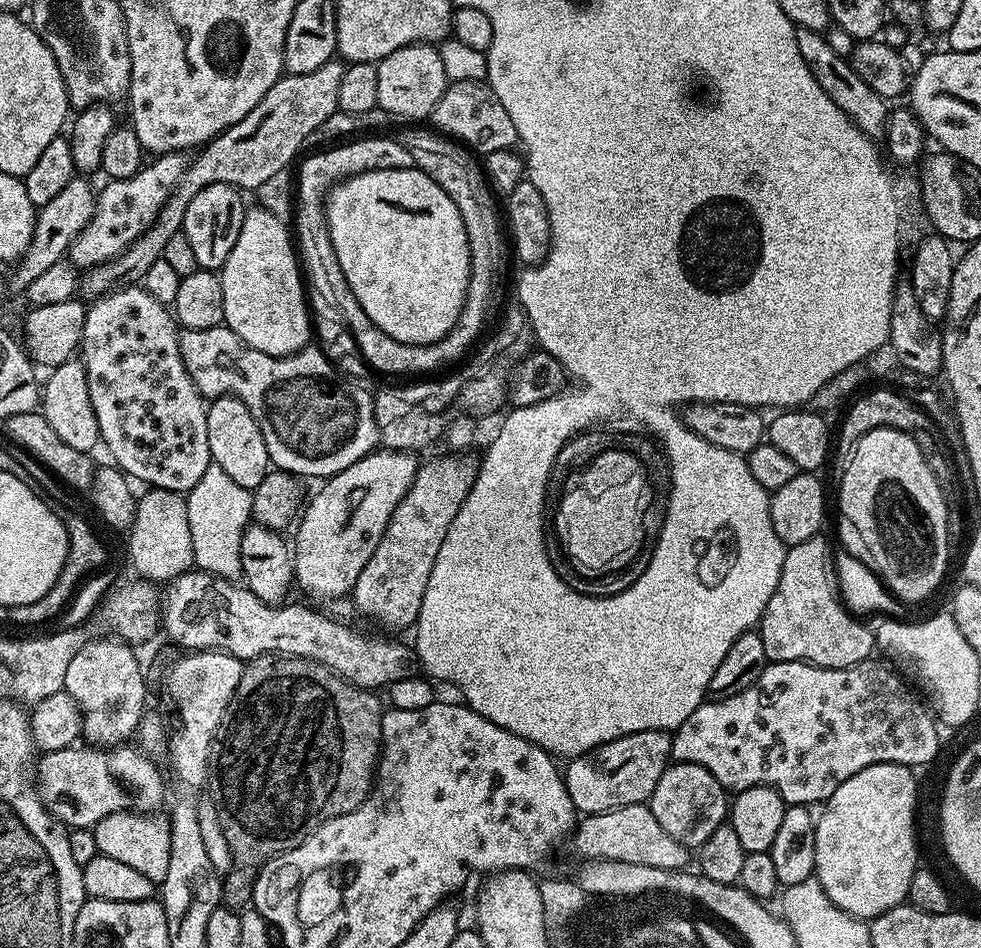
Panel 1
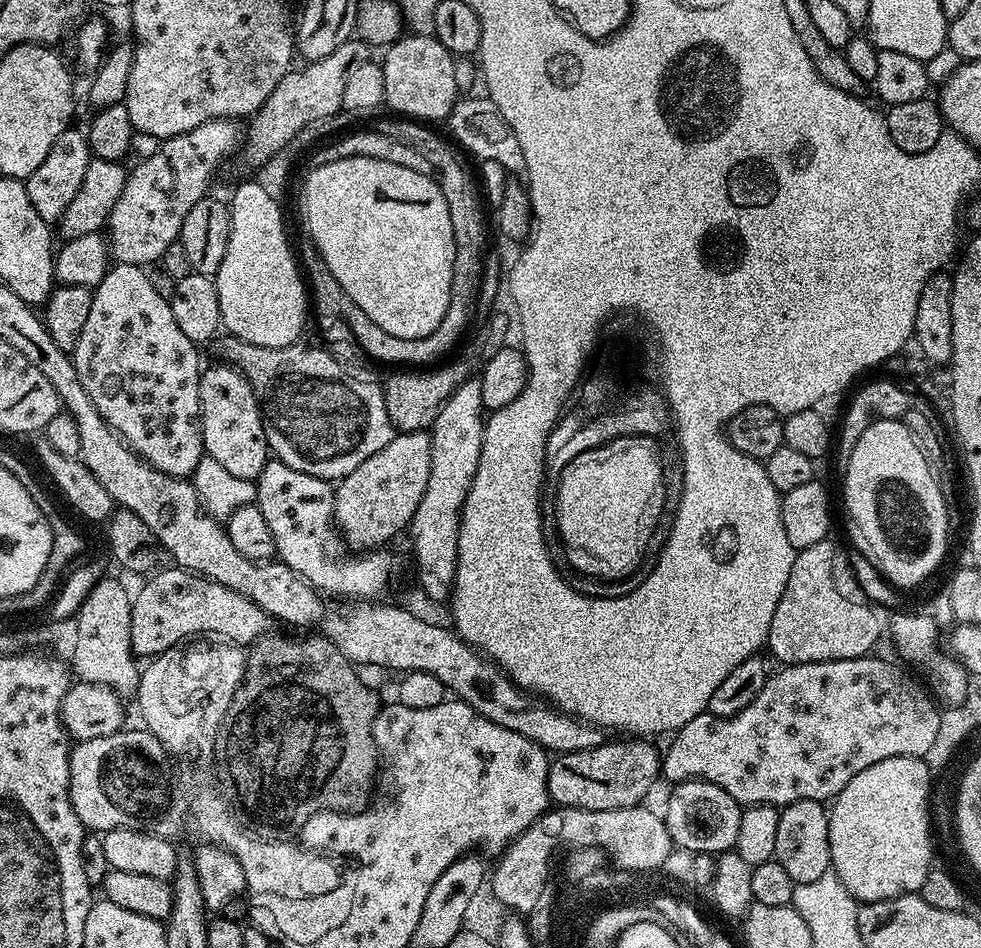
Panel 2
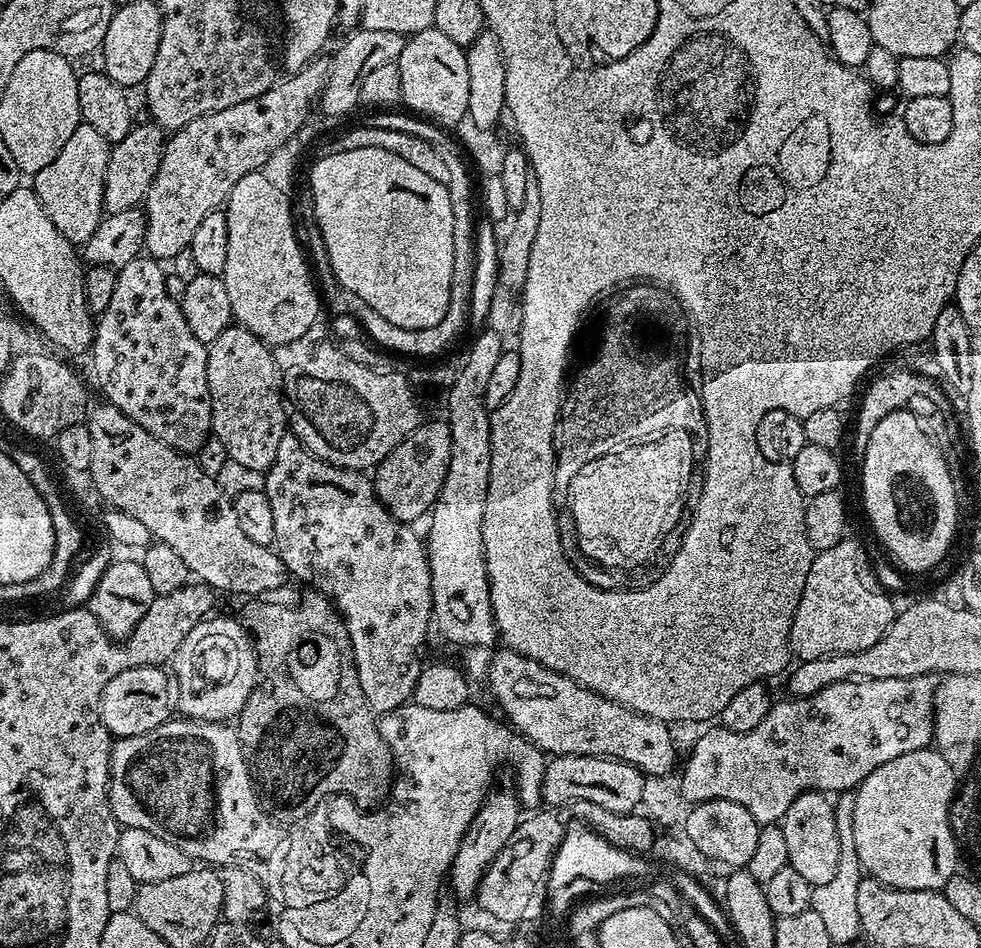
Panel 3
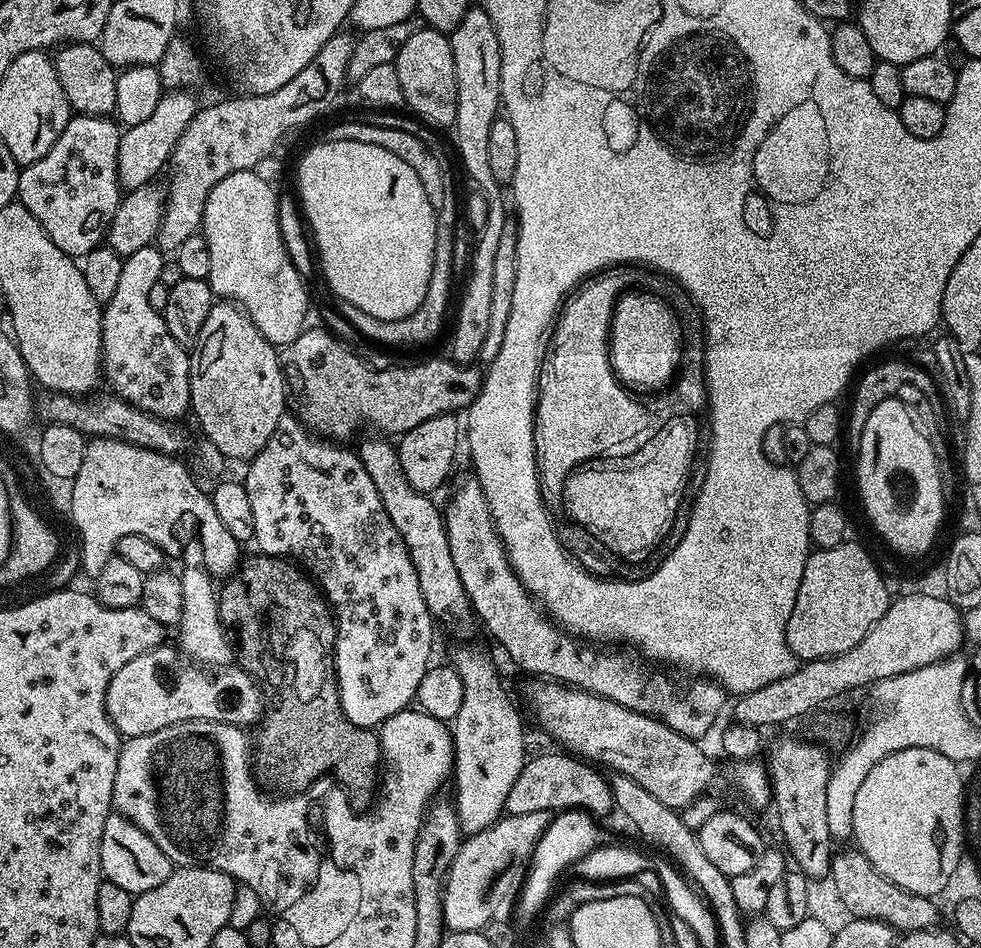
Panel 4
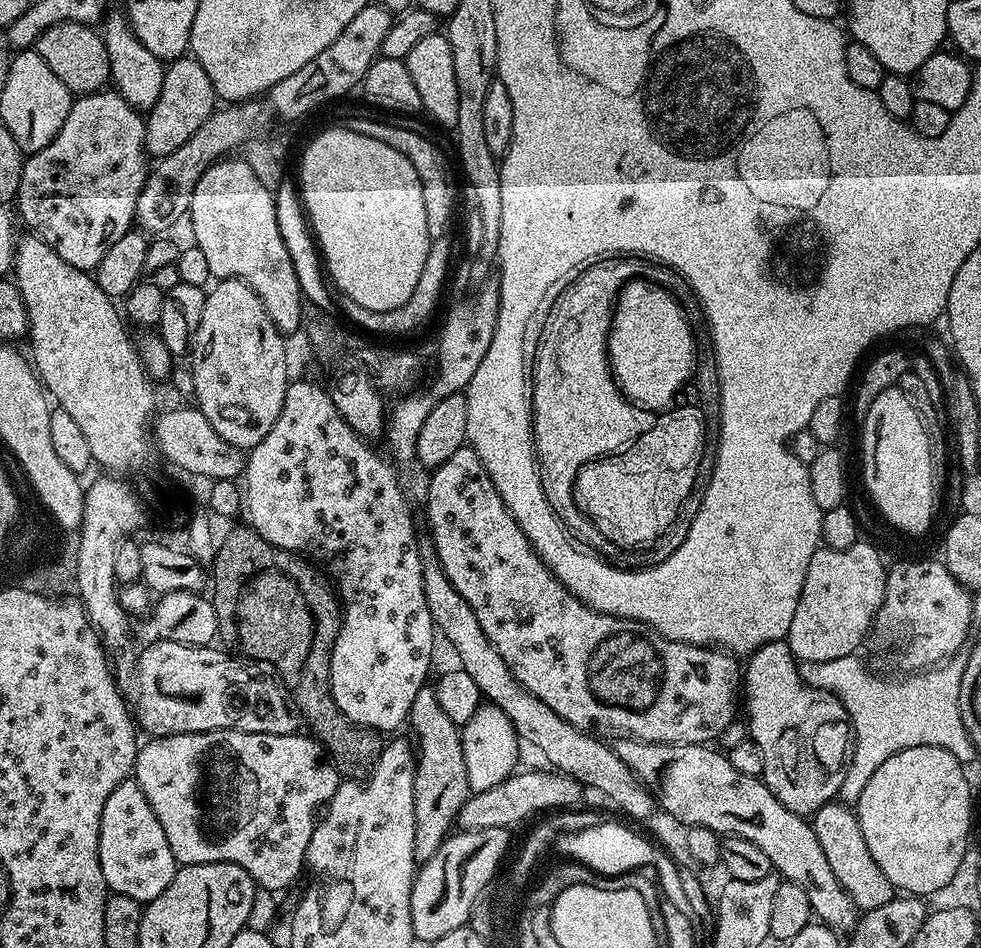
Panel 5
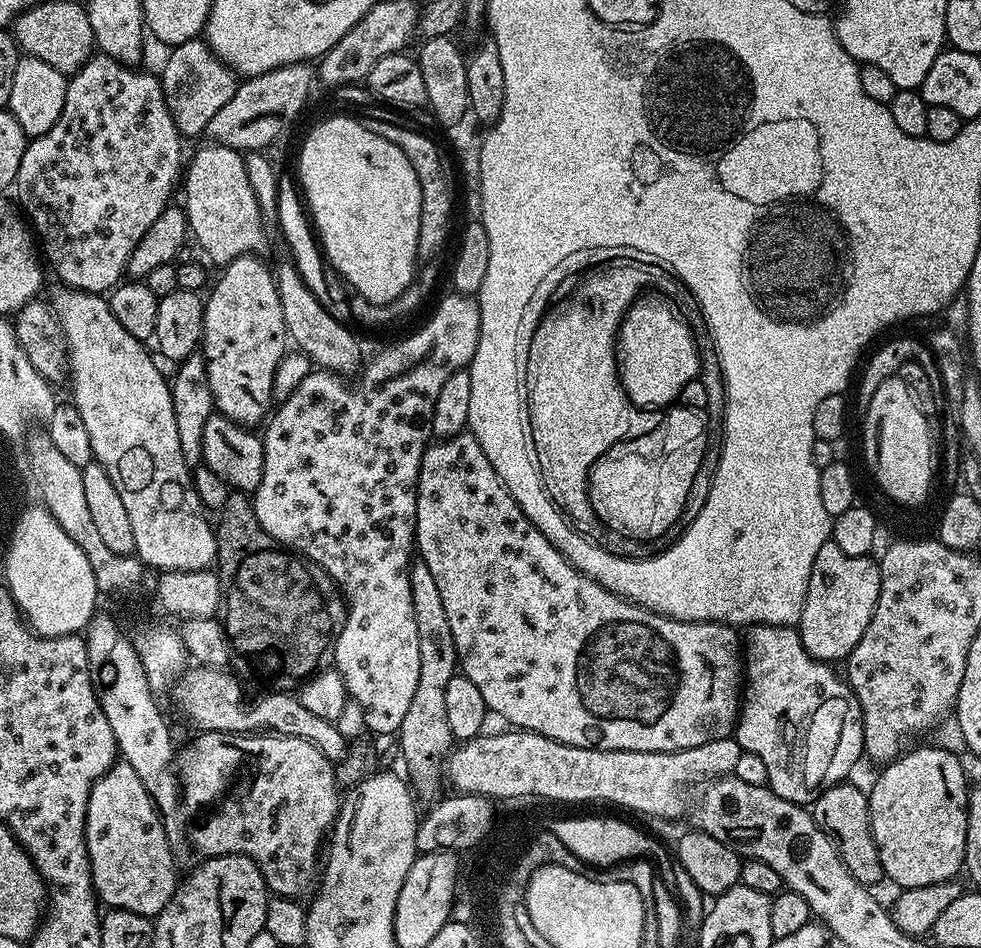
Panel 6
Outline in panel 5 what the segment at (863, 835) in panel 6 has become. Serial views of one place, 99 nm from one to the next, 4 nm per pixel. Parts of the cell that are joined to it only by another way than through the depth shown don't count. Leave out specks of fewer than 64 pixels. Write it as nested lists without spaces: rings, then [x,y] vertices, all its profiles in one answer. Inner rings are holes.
[[[833,802],[822,806],[812,815],[810,823],[818,838],[818,846],[822,846],[822,854],[826,854],[830,862],[830,870],[834,870],[834,878],[842,882],[842,888],[850,894],[857,909],[869,912],[892,900],[893,886],[886,874],[882,874],[878,862],[874,862],[874,854],[870,854],[870,846],[866,846],[866,838],[862,838],[856,813],[849,805]]]

